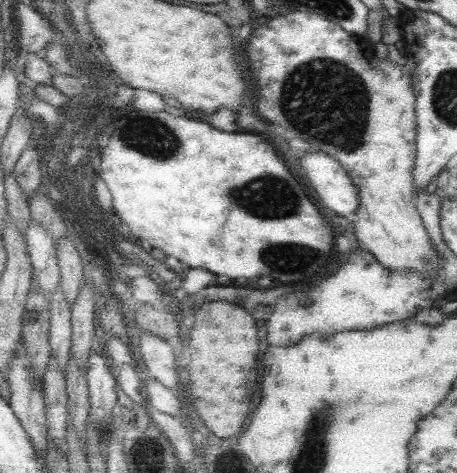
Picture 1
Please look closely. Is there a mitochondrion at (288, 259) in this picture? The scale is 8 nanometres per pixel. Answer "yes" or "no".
yes

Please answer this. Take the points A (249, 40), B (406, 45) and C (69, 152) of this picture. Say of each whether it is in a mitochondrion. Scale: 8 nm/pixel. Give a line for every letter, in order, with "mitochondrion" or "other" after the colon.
A: other
B: other
C: mitochondrion

